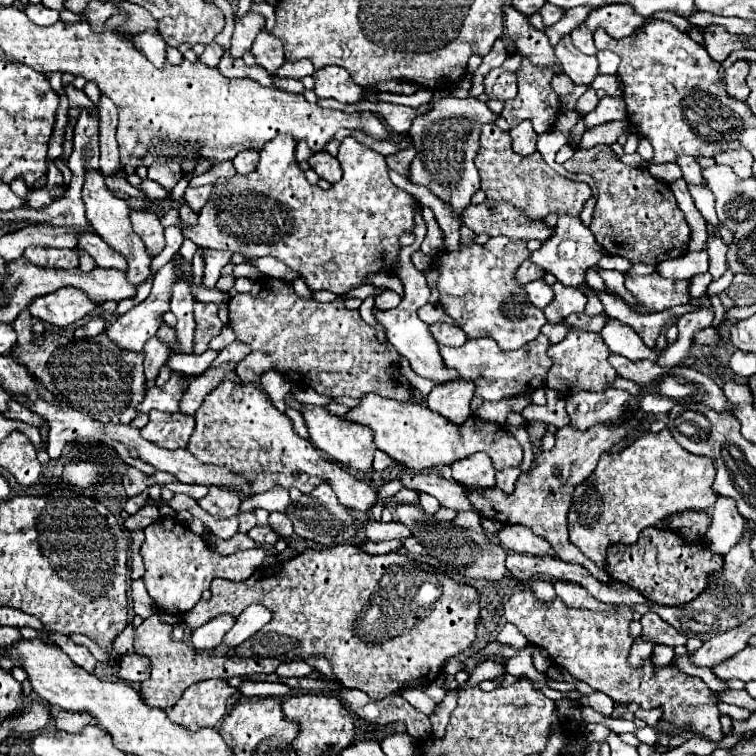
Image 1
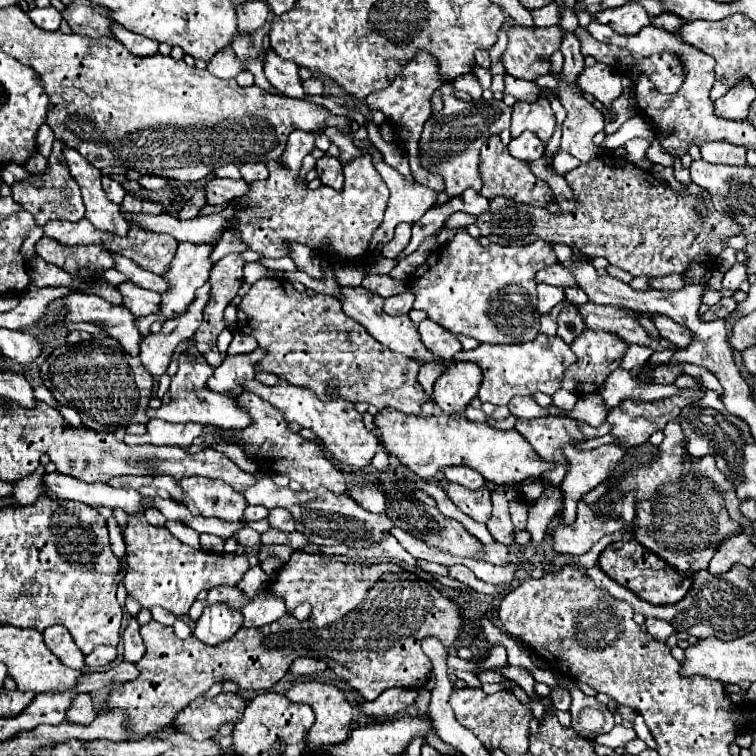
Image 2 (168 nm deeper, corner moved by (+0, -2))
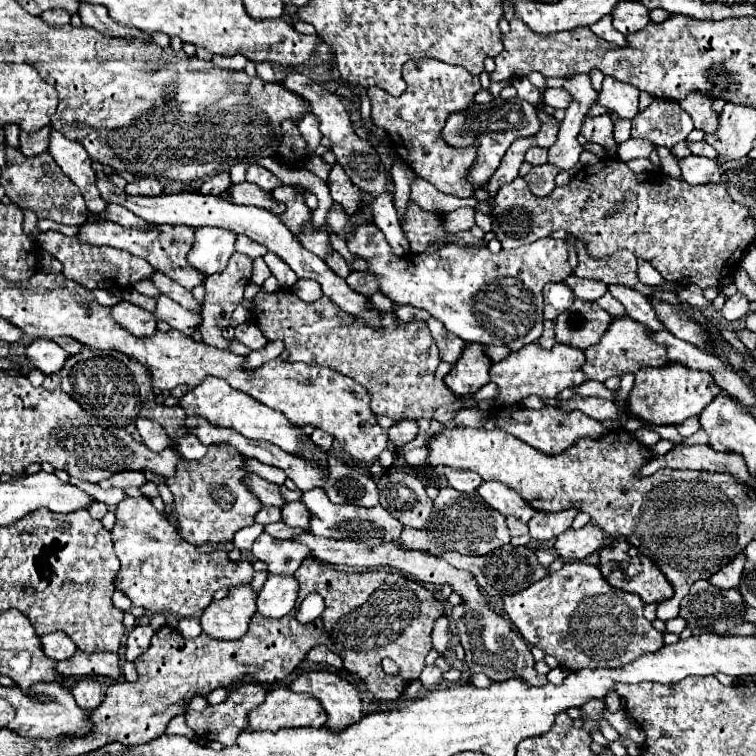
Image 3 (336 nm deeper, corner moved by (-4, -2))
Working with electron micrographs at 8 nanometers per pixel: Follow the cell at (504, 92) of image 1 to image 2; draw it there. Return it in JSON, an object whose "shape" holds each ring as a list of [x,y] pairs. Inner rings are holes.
{"shape":[[[505,73],[503,81],[505,81],[505,89],[503,89],[503,93],[505,93],[505,95],[509,93],[509,95],[513,95],[513,97],[519,99],[519,101],[531,103],[531,101],[535,101],[535,99],[541,95],[539,89],[537,89],[537,85],[535,85],[533,81],[517,79],[517,77],[511,77],[509,73]]]}

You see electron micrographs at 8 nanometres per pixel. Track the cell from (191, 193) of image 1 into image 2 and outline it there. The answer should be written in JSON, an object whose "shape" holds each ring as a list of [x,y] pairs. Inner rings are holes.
{"shape":[[[211,179],[205,185],[205,197],[207,205],[225,205],[225,201],[231,201],[231,197],[241,197],[247,193],[247,183],[243,179],[231,181],[231,179]]]}

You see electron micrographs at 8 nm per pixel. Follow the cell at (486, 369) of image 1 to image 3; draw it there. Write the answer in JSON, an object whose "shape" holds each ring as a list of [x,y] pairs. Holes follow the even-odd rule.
{"shape":[[[531,343],[523,347],[521,351],[511,353],[507,359],[501,363],[491,365],[491,381],[497,383],[499,395],[497,403],[501,405],[511,405],[519,403],[527,395],[537,395],[537,397],[555,397],[559,391],[567,387],[579,387],[589,381],[589,377],[581,371],[585,363],[585,353],[579,349],[571,349],[569,345],[553,345],[553,349],[543,349],[537,343]]]}

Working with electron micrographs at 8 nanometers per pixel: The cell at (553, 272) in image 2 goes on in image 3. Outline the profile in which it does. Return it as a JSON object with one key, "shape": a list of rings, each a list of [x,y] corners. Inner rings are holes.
{"shape":[[[575,275],[567,277],[565,283],[573,289],[573,293],[575,293],[577,299],[591,301],[591,303],[597,301],[599,297],[603,297],[605,291],[607,291],[607,285],[605,285],[605,283],[593,281],[593,279],[579,279],[579,277],[575,277]]]}

